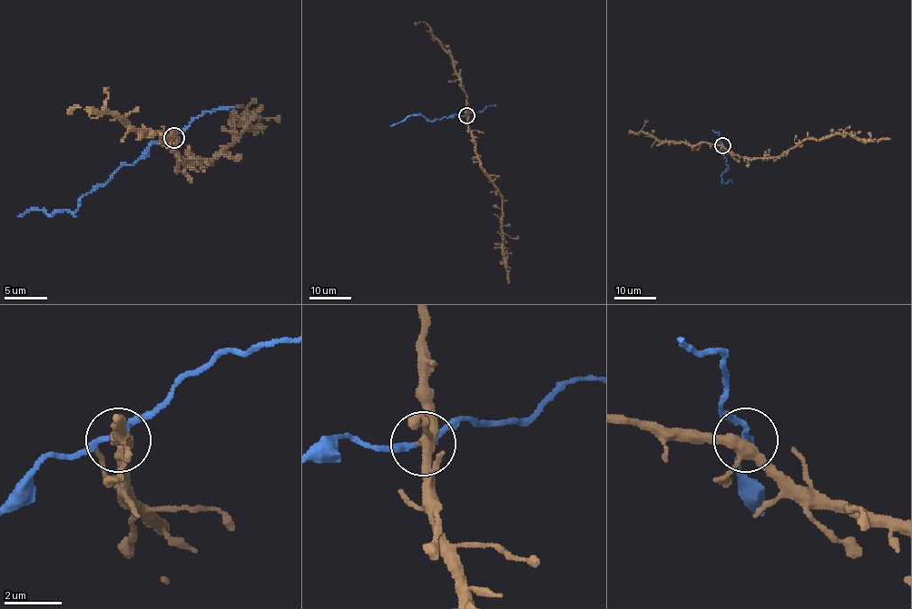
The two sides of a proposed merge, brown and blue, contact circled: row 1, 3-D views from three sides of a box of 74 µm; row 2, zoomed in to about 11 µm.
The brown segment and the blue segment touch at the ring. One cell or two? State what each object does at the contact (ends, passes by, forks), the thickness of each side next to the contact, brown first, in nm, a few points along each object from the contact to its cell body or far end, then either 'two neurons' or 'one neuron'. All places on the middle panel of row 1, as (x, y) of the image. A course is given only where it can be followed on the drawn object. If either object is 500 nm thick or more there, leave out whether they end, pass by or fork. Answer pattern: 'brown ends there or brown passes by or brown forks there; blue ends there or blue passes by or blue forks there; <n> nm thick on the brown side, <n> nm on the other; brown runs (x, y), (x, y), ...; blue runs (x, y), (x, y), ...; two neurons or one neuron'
brown forks there; blue passes by; 320 nm thick on the brown side, 200 nm on the other; brown runs (466, 115), (483, 171), (501, 199), (503, 250), (509, 283); blue runs (466, 115), (456, 114), (432, 121), (420, 114), (408, 115), (389, 126); two neurons

